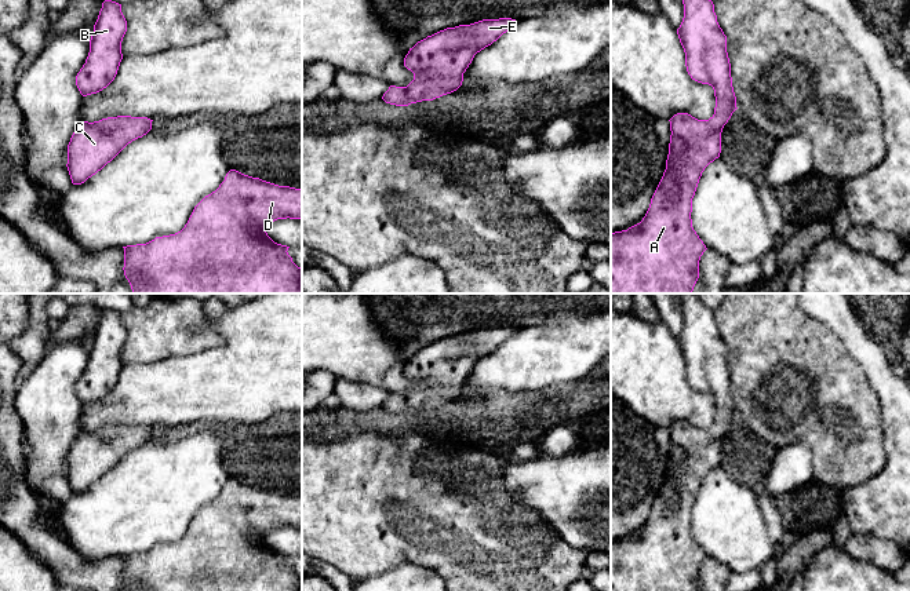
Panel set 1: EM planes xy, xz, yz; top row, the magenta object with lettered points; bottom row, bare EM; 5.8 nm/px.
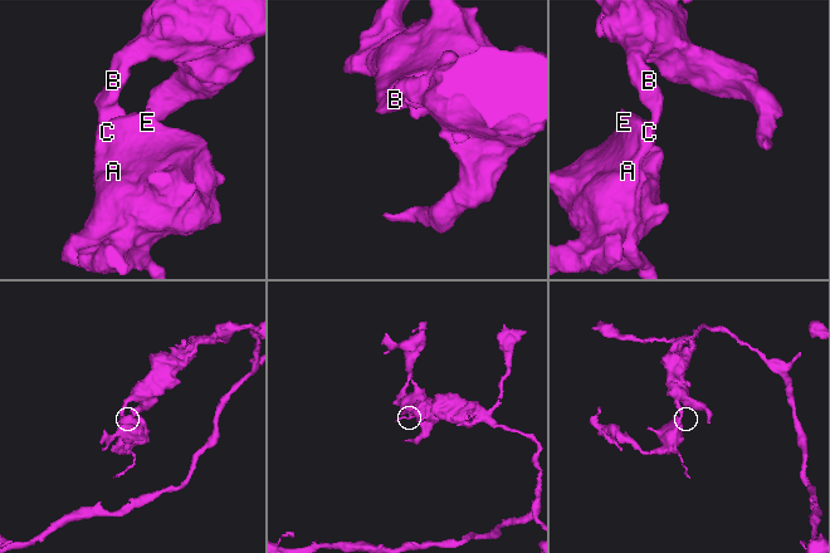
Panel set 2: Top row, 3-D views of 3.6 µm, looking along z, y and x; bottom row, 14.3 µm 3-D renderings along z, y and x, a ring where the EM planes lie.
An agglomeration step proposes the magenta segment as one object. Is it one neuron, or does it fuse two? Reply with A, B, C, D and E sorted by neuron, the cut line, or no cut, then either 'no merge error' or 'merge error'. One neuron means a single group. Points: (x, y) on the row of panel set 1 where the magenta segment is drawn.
groups A B C D E; cut none; no merge error

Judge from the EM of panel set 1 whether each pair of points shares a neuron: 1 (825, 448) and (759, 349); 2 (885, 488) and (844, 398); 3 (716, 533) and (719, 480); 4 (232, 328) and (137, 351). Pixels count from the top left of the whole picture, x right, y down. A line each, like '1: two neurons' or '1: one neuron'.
1: one neuron
2: two neurons
3: one neuron
4: two neurons

